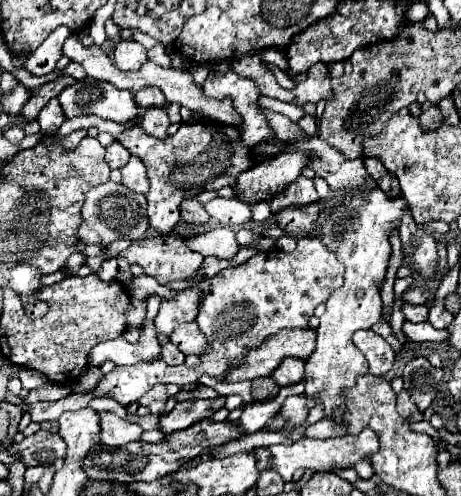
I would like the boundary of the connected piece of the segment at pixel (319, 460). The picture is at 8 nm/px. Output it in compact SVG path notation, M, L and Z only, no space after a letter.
M362 430L358 436L340 436L340 438L328 438L328 440L312 440L312 438L302 438L296 444L280 444L280 446L270 446L270 454L272 454L272 468L276 472L280 472L282 478L292 478L294 472L298 468L314 468L320 472L328 472L330 466L342 466L342 468L350 468L354 466L358 460L362 460L366 454L376 452L378 448L378 436L372 430Z

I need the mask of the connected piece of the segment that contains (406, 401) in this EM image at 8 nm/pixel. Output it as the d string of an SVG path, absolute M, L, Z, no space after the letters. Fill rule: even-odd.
M402 390L398 394L398 412L408 422L420 422L420 420L424 420L424 414L418 410L418 406L414 404L414 400L410 398L410 394L406 390Z

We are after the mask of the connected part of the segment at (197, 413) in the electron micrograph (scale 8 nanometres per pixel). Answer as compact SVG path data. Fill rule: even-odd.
M214 398L214 400L184 400L178 402L168 414L160 416L158 428L160 432L168 434L174 430L184 430L188 426L192 426L194 422L200 422L204 418L210 418L216 410L220 410L224 406L226 398Z

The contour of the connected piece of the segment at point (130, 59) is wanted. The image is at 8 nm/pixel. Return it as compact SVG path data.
M120 40L114 46L114 64L122 70L140 70L146 60L146 48L138 42Z

